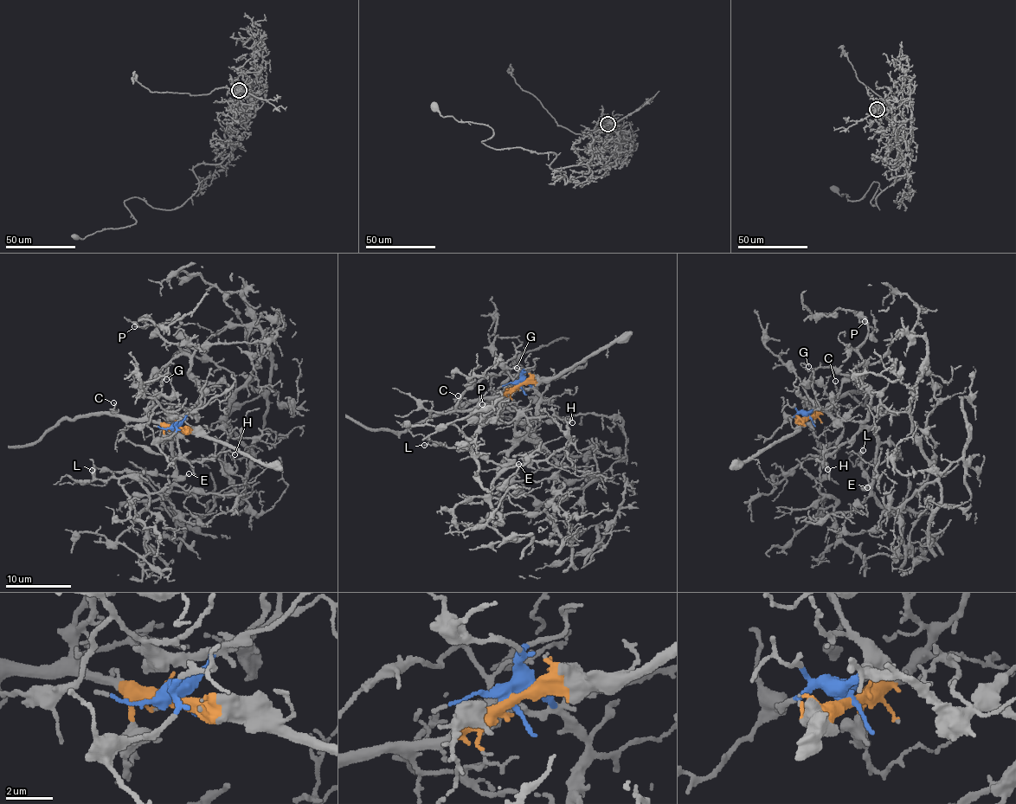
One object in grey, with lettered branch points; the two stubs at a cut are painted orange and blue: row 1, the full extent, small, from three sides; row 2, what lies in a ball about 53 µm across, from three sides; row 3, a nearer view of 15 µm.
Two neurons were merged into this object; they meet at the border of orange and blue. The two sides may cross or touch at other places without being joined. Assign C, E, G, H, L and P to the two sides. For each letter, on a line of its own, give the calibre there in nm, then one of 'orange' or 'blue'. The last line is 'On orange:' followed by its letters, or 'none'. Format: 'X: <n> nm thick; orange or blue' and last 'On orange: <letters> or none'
C: 110 nm thick; orange
E: 150 nm thick; blue
G: 70 nm thick; orange
H: 100 nm thick; blue
L: 140 nm thick; blue
P: 110 nm thick; blue
On orange: C, G

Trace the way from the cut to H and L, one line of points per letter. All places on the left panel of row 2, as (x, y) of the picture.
H: (174, 427), (196, 409), (180, 423), (177, 447), (188, 460), (212, 459), (222, 451), (234, 453)
L: (174, 427), (194, 409), (196, 412), (188, 411), (174, 424), (175, 472), (166, 475), (92, 470)

